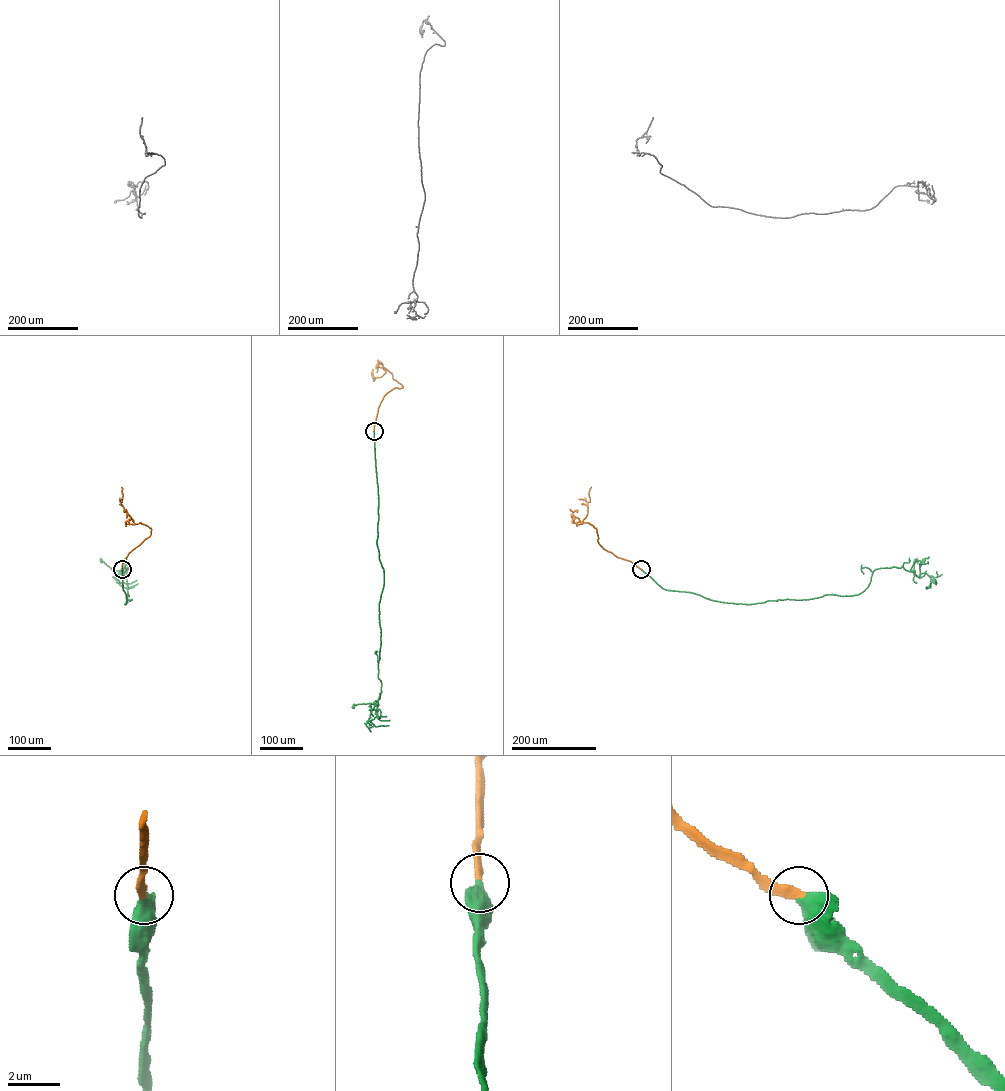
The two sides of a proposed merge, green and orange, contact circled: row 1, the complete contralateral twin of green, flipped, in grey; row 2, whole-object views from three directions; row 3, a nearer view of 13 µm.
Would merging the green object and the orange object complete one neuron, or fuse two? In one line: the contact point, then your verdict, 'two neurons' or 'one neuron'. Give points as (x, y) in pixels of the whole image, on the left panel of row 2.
(122, 569) | one neuron

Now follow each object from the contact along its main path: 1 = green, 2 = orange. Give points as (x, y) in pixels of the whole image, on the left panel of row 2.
1: (122, 569), (125, 604), (132, 599), (127, 597), (126, 568), (129, 566), (126, 571), (113, 570), (101, 560)
2: (122, 569), (128, 554), (148, 537), (151, 530), (140, 522), (135, 524), (124, 509), (121, 503), (121, 487)

